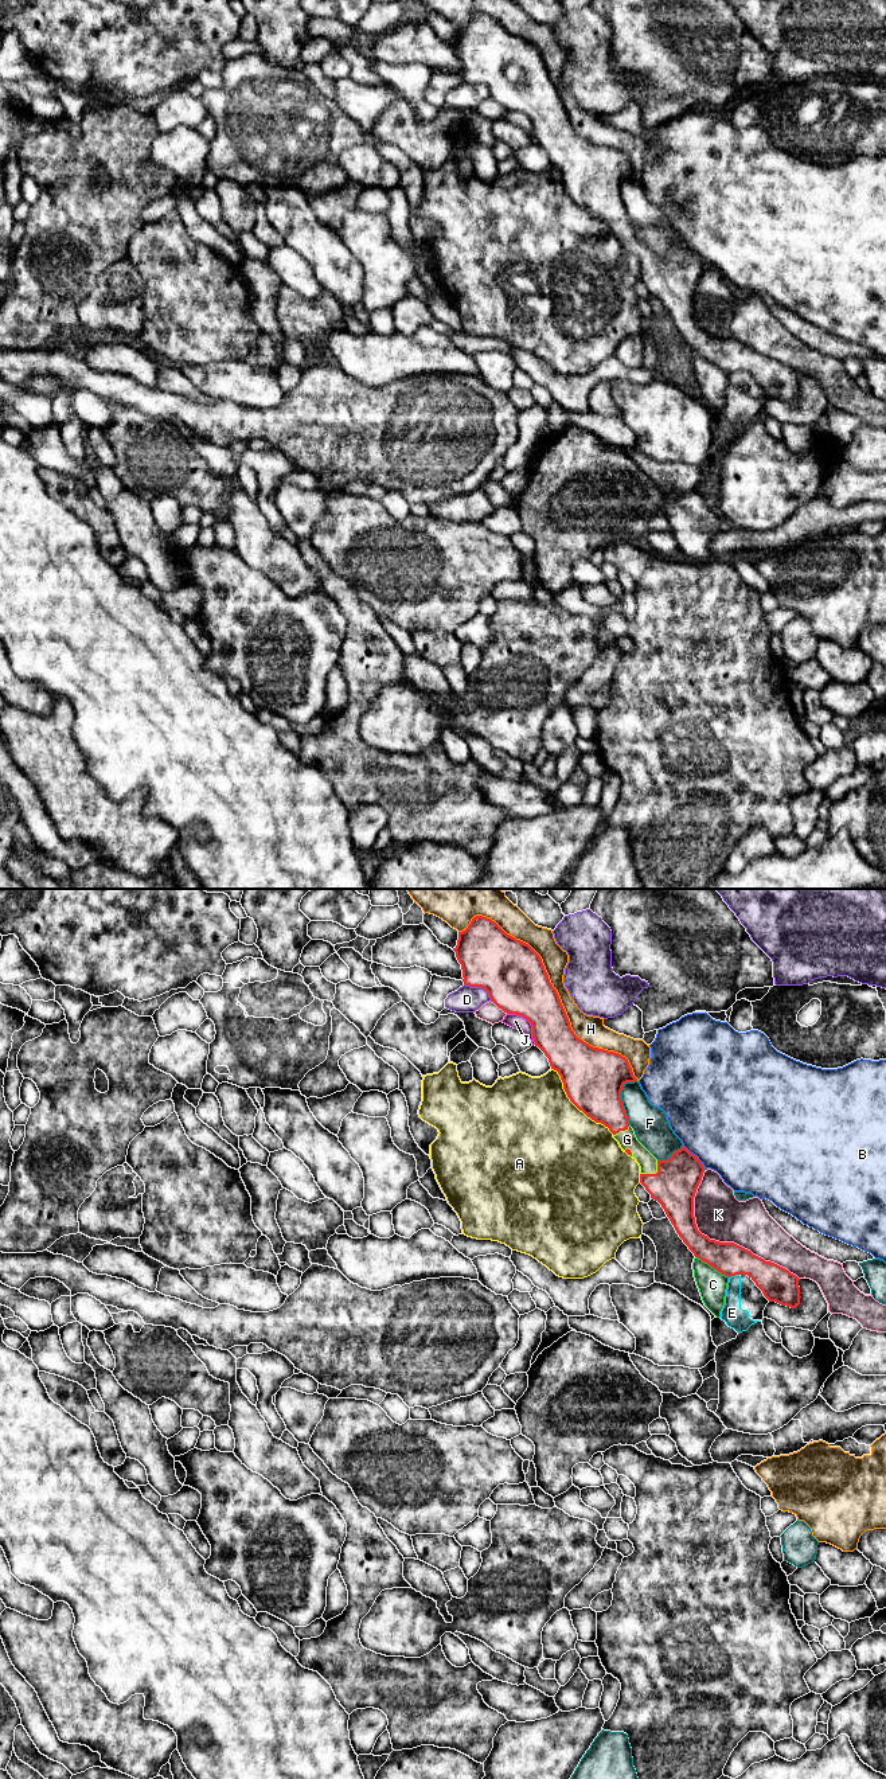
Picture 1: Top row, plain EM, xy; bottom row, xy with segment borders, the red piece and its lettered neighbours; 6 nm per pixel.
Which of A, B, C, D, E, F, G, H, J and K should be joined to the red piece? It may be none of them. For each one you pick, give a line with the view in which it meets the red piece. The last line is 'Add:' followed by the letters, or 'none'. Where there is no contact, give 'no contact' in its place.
G: contact in xy
Add: G

